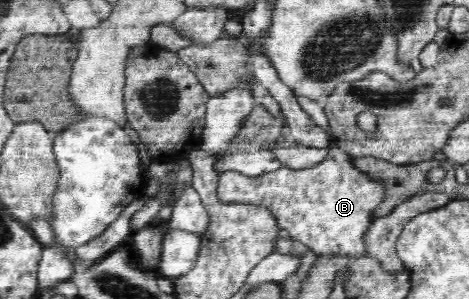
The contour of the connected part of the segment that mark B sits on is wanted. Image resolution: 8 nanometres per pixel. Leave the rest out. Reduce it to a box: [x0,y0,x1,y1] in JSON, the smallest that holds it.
[217,95,386,259]

